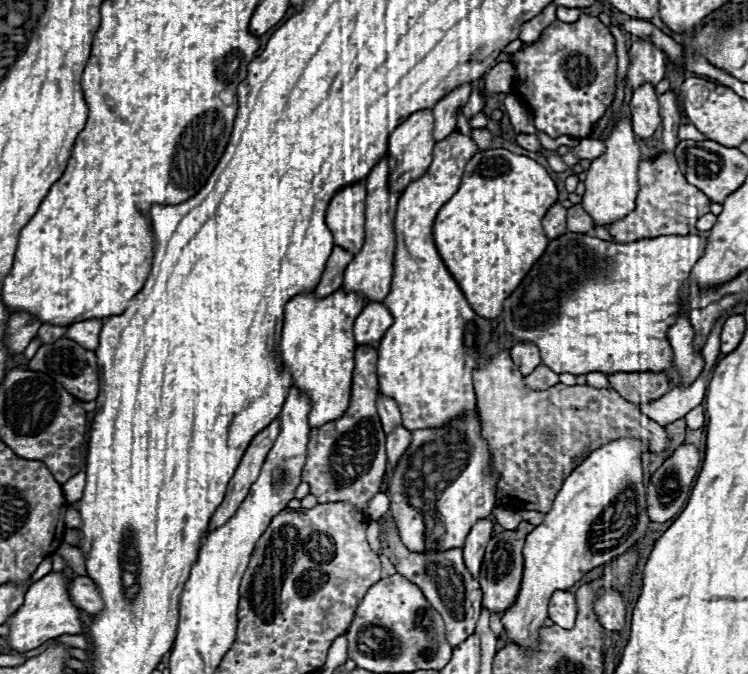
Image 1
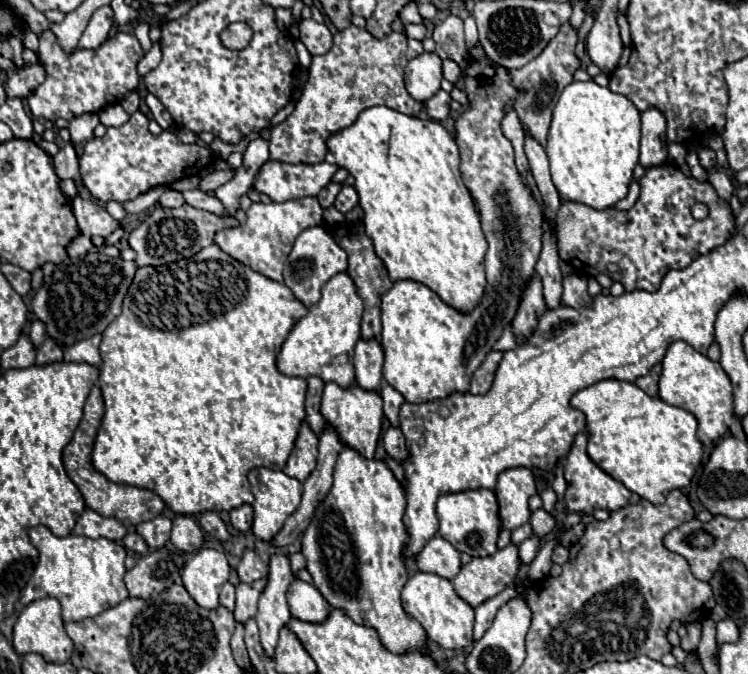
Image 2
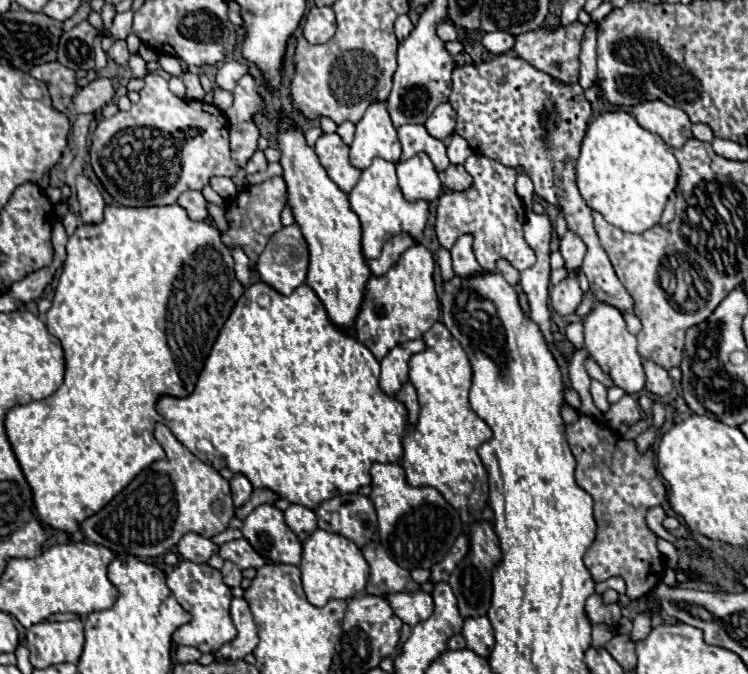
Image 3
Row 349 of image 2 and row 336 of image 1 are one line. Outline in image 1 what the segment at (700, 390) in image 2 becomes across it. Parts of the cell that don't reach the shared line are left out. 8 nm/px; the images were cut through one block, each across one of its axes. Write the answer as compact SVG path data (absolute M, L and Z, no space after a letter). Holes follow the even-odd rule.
M680 316L678 322L668 330L668 338L674 350L676 368L682 374L682 384L688 386L696 376L700 376L700 368L704 368L704 360L700 354L696 354L694 348L694 330L686 316Z

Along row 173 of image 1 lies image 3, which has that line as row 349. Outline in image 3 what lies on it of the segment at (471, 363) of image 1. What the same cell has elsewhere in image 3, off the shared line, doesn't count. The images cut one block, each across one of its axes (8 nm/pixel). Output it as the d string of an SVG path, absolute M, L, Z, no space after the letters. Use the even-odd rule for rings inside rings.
M436 322L424 336L422 336L426 350L418 352L410 358L410 382L414 384L418 392L420 402L420 418L416 422L416 428L404 438L404 458L402 468L406 470L406 480L410 486L432 486L436 488L460 514L464 524L476 524L480 520L482 508L488 502L488 472L478 456L478 448L482 442L492 438L490 426L478 418L478 414L472 410L468 402L468 392L472 386L472 366L468 360L468 354L452 338L448 328L442 322Z

